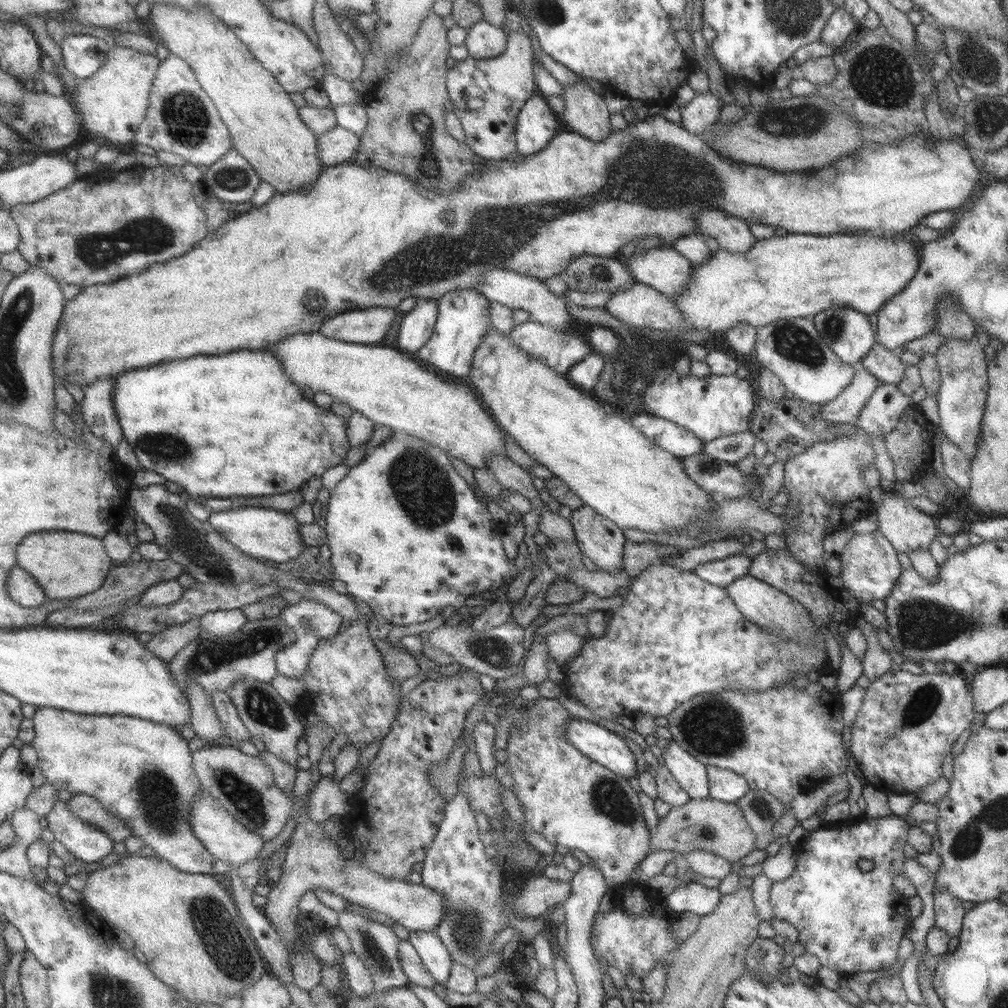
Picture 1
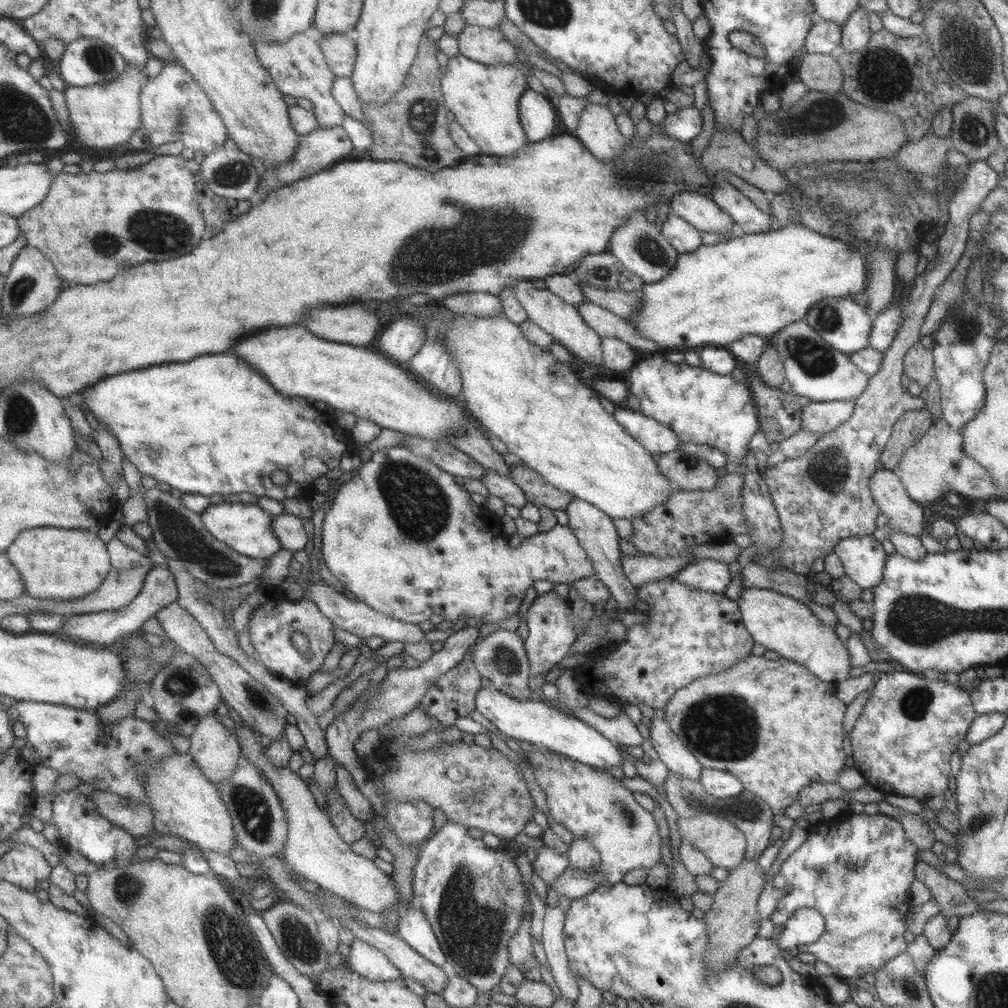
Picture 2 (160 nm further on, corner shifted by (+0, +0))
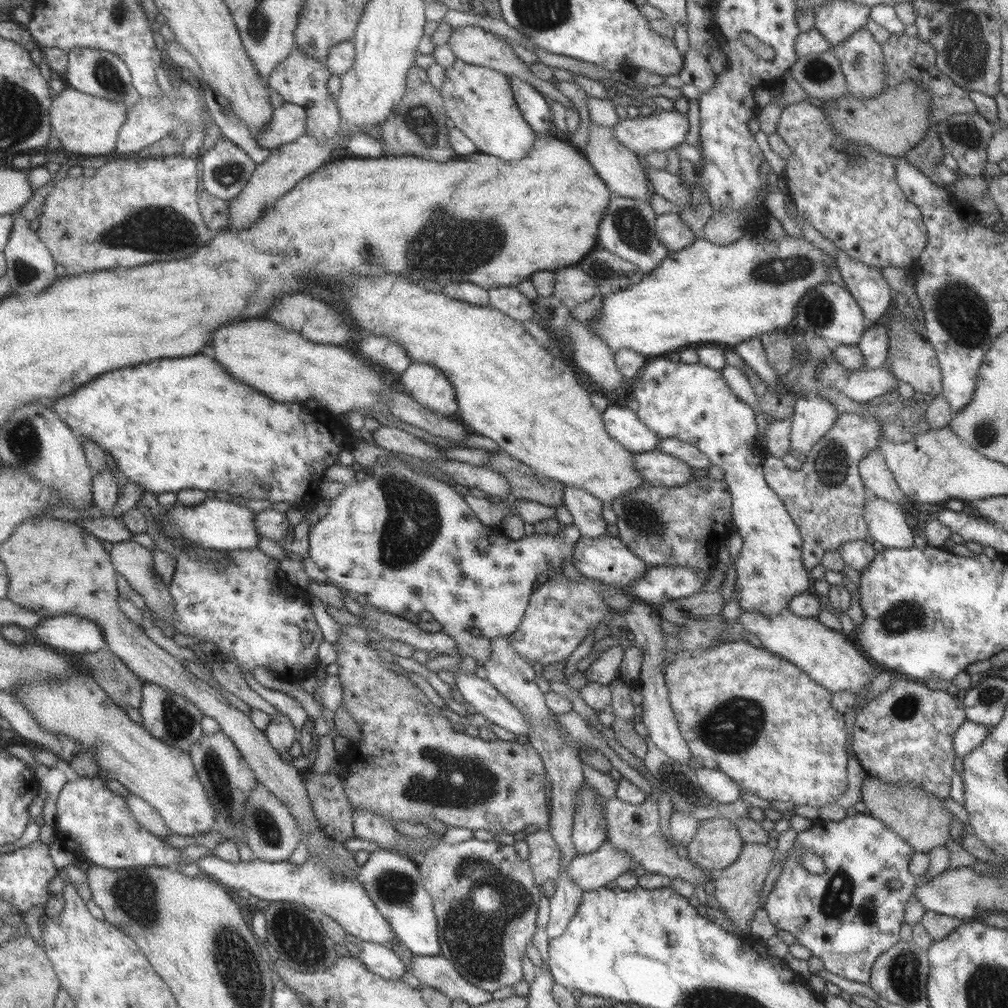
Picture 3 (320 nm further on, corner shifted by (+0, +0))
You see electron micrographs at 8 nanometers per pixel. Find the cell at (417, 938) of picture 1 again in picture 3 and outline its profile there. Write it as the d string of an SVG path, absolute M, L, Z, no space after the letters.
M379 848L372 850L366 862L358 868L358 880L403 946L413 955L435 956L440 954L437 917L433 898L422 885L418 867L416 862L408 860L395 850Z

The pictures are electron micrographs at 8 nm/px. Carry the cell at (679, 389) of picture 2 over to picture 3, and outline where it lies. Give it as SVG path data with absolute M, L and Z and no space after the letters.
M653 358L640 370L631 390L631 401L634 403L636 415L645 426L652 430L658 438L676 438L699 449L723 473L730 494L730 514L734 529L743 541L743 546L734 560L735 586L732 598L741 610L752 610L763 616L781 612L791 598L807 591L809 588L809 572L801 562L801 536L799 529L789 517L781 499L765 482L762 471L762 457L765 450L759 442L757 425L754 421L754 410L741 402L729 390L720 371L709 368L699 362L685 364Z

